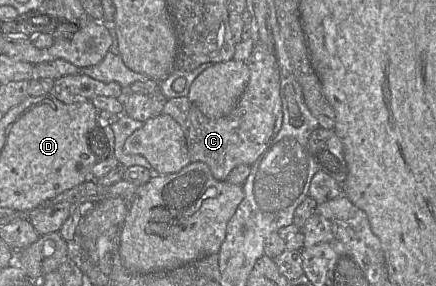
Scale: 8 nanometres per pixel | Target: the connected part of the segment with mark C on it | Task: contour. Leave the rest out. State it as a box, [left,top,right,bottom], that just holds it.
[163,42,283,180]

